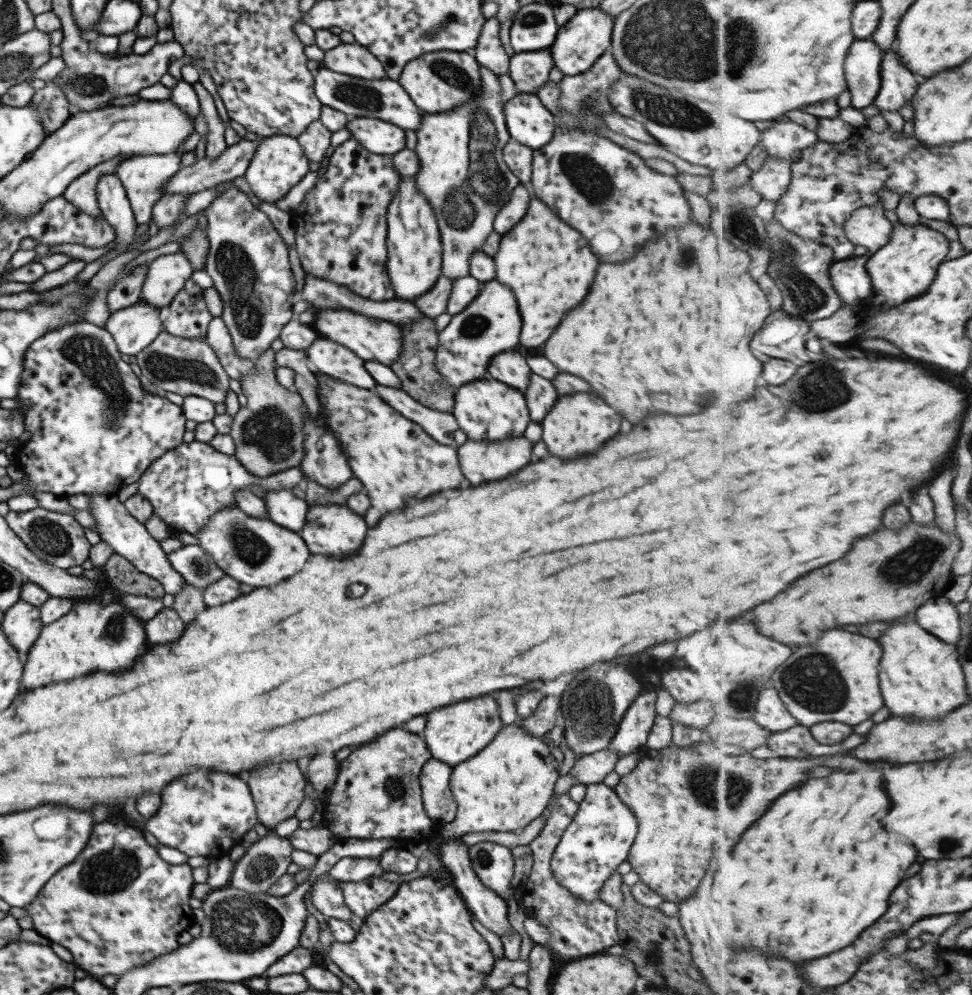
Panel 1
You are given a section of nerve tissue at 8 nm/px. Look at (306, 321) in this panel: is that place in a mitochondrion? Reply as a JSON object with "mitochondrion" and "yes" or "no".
{"mitochondrion":"no"}

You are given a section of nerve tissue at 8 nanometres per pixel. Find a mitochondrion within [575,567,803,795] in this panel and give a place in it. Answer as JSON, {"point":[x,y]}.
{"point":[740,699]}

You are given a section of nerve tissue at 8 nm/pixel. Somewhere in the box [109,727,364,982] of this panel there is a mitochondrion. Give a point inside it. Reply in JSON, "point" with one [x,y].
{"point":[240,925]}

